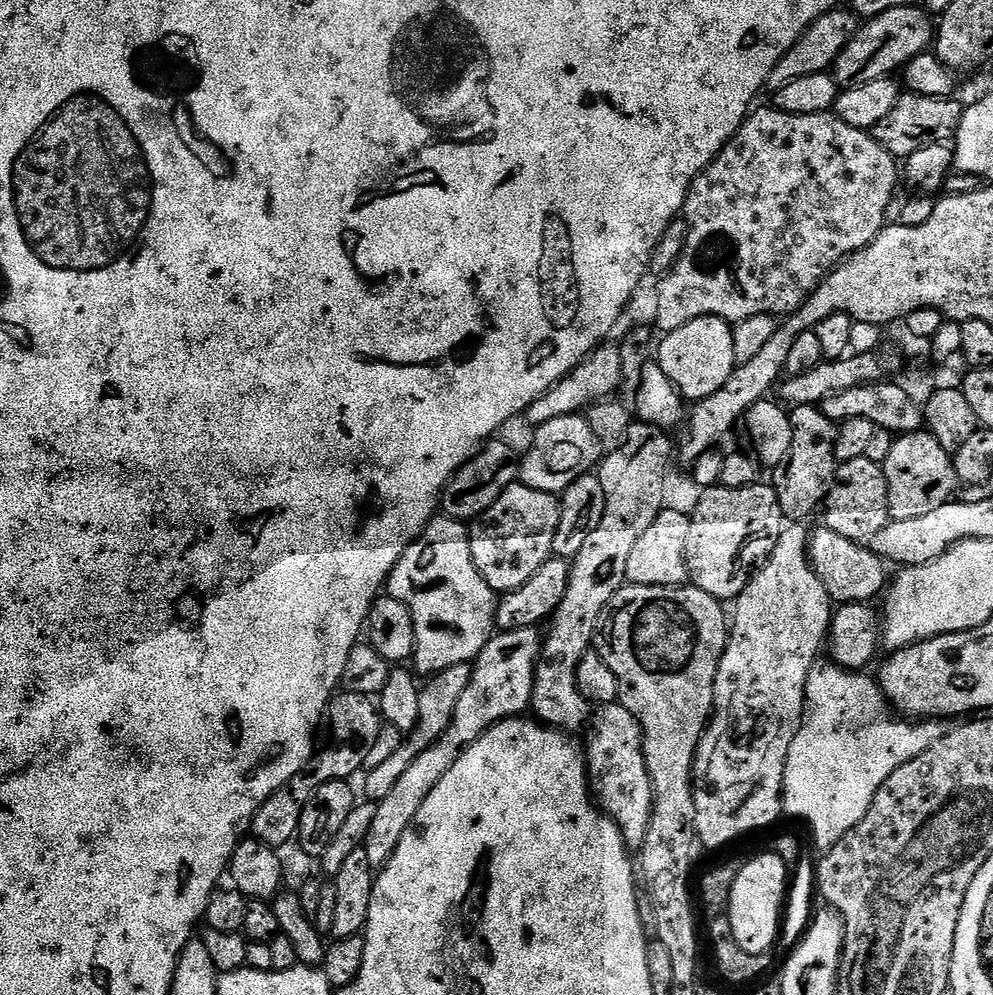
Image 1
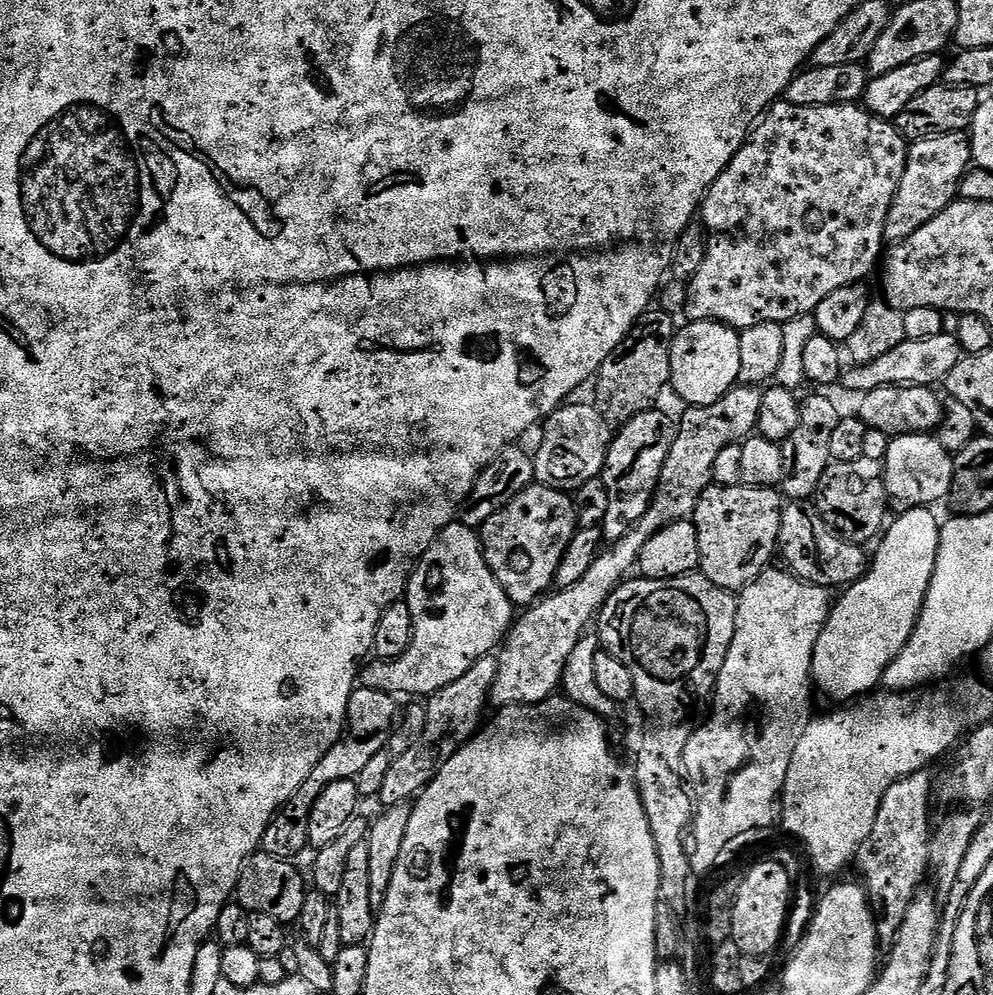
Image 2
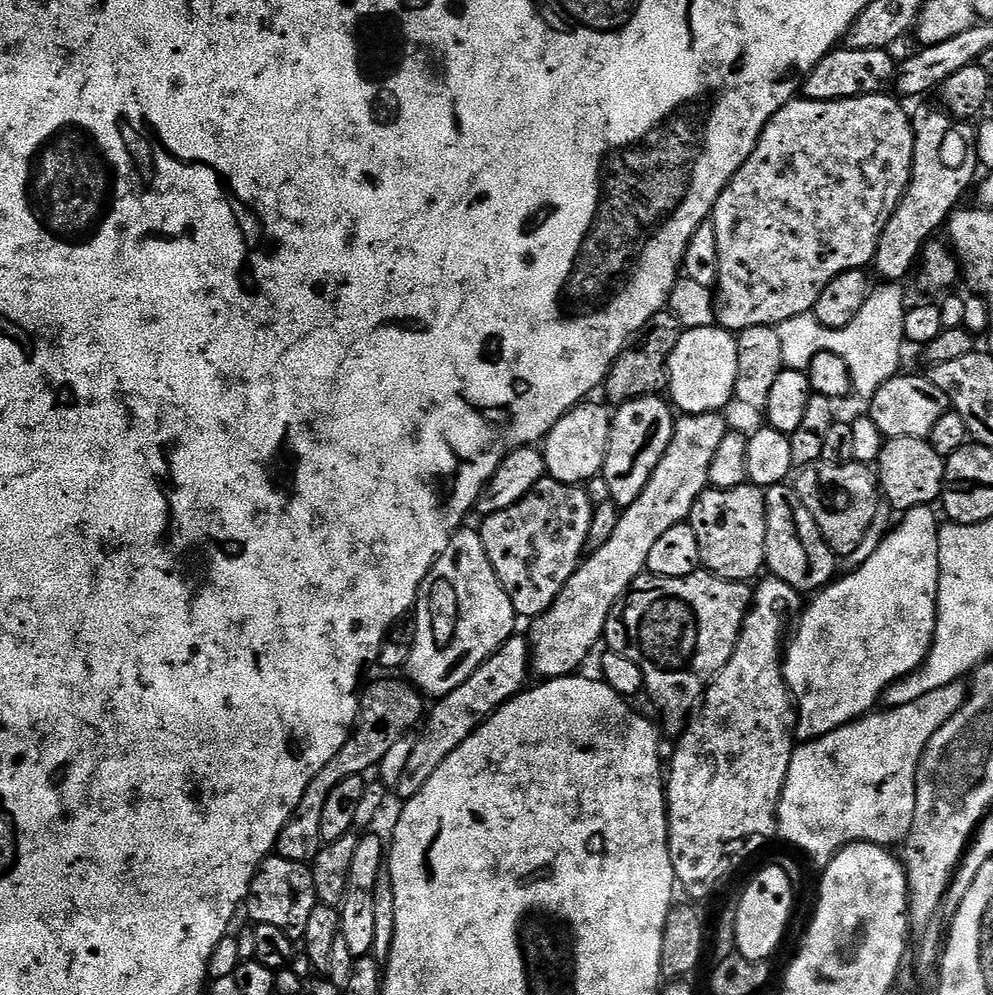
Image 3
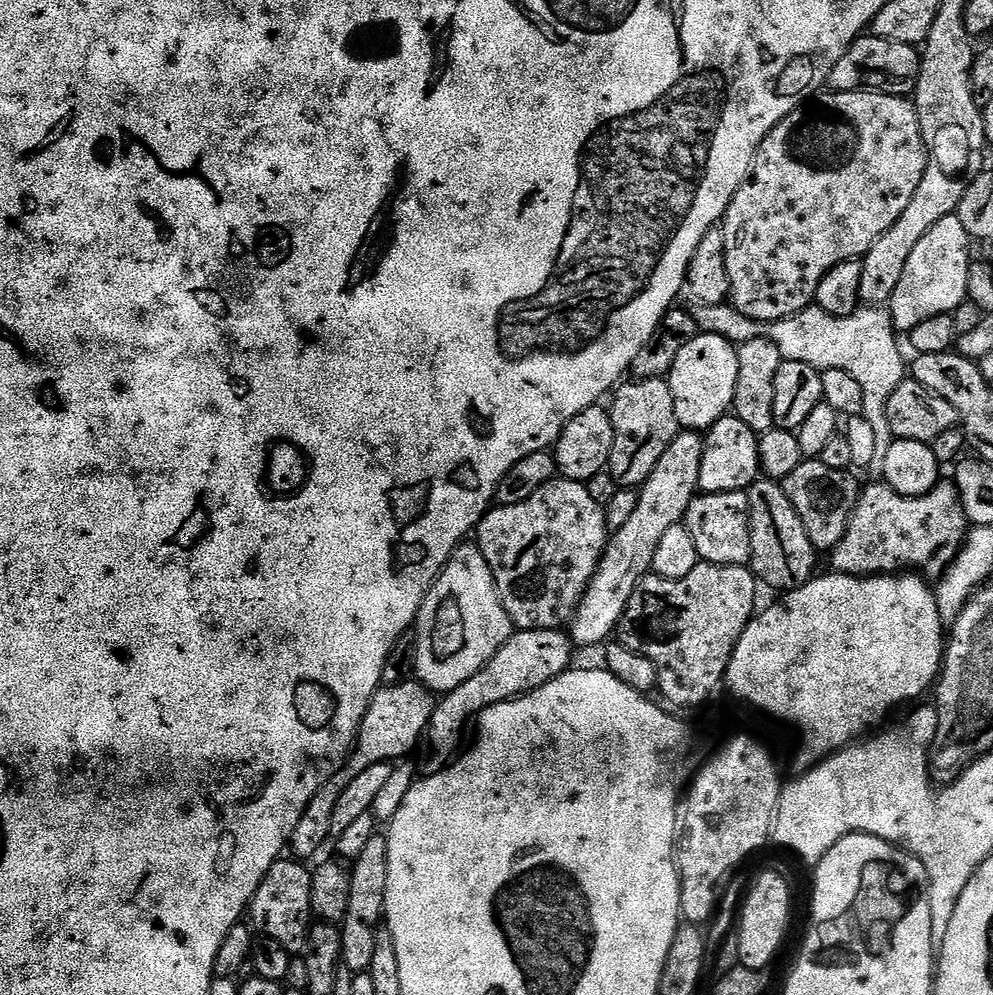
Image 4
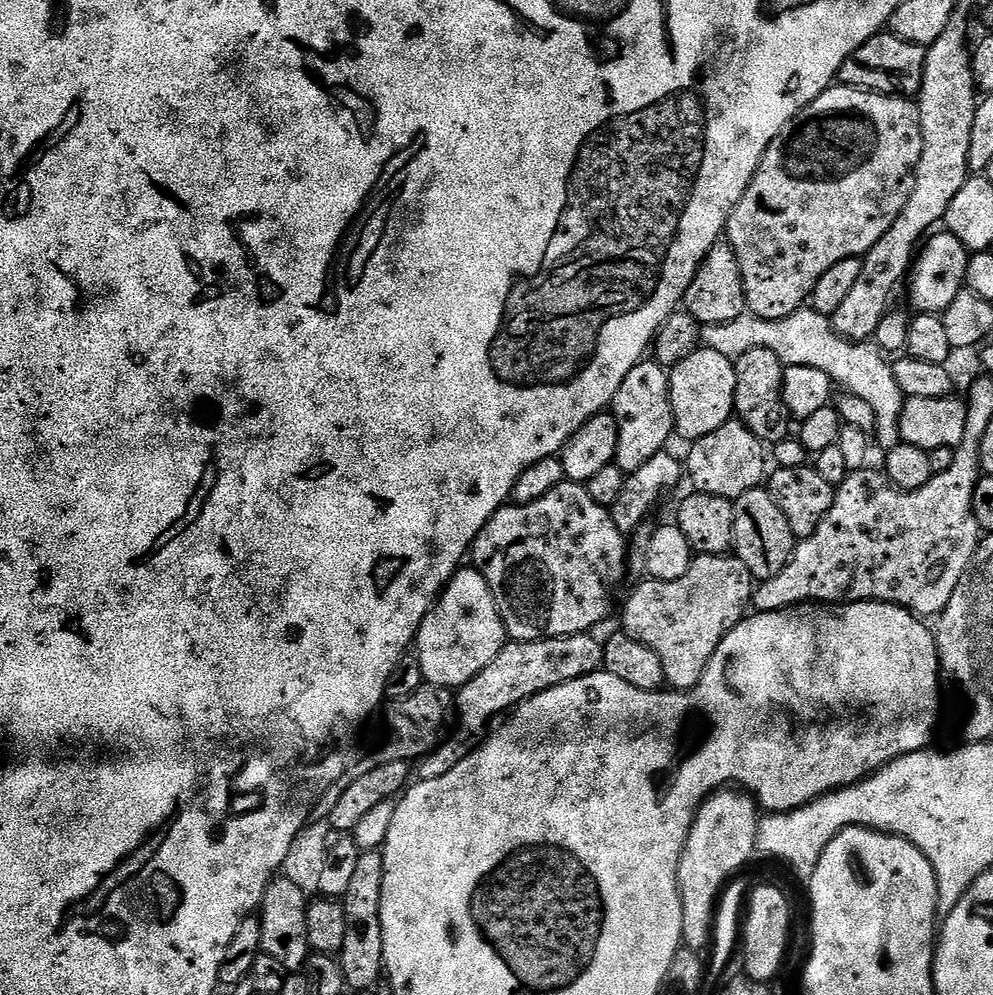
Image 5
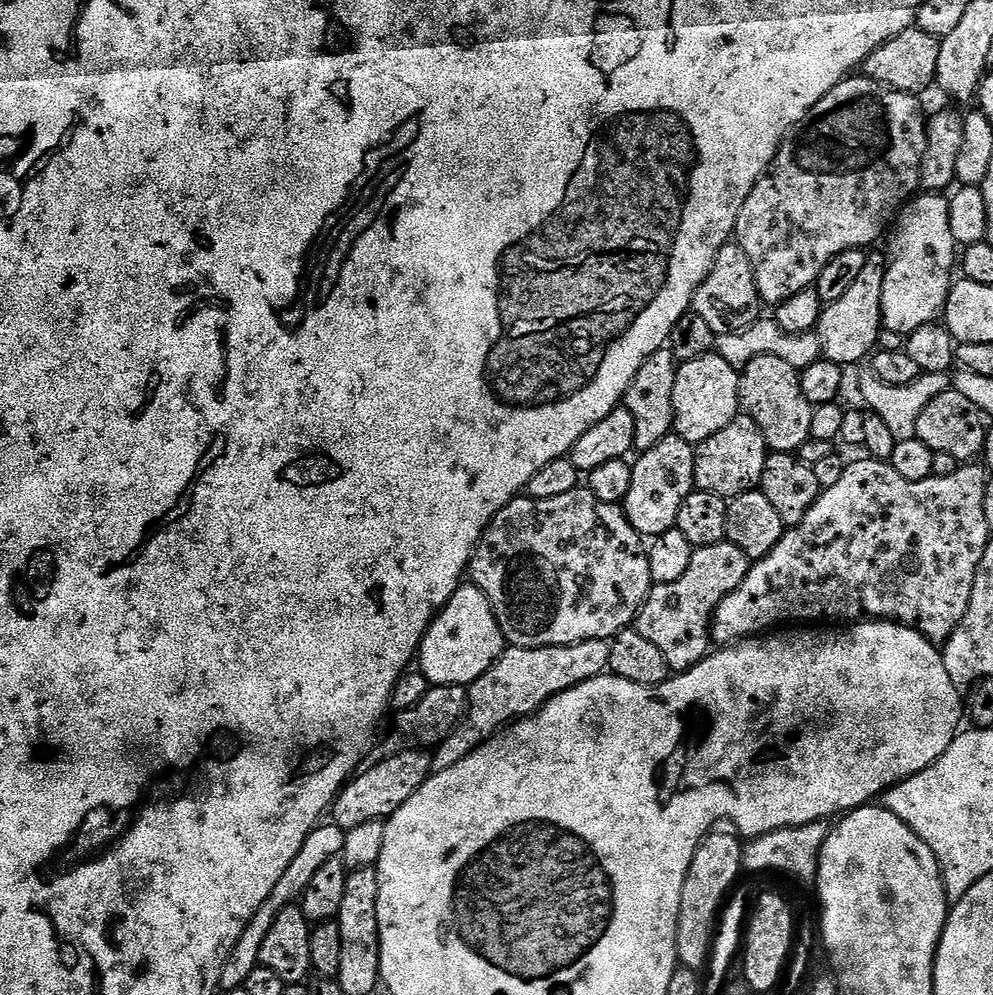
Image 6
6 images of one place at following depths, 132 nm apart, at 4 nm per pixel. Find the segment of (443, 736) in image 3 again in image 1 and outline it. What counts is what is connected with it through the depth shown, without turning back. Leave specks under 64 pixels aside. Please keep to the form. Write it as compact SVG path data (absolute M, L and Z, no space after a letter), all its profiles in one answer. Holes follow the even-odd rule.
M468 662L450 666L449 669L444 669L433 675L427 681L429 684L425 683L421 687L420 720L416 724L416 729L407 733L406 738L401 739L398 750L394 750L394 754L390 754L390 758L386 758L386 762L382 762L382 766L367 769L368 777L364 780L364 792L368 795L365 797L369 801L379 802L384 800L386 794L390 794L390 790L394 790L398 778L402 778L402 774L406 774L410 762L414 762L414 758L418 758L418 754L427 750L435 740L442 738L442 734L452 725L458 700L462 698L462 694L470 686L473 669L473 665Z

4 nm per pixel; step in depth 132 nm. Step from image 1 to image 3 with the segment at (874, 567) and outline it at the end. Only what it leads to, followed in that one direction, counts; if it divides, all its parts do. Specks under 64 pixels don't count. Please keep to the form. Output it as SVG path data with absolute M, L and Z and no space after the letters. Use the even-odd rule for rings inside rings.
M791 483L776 484L764 493L768 507L766 526L766 568L771 575L794 586L802 594L815 594L828 587L837 575L838 557L826 542L818 522L812 517L812 509L792 492Z

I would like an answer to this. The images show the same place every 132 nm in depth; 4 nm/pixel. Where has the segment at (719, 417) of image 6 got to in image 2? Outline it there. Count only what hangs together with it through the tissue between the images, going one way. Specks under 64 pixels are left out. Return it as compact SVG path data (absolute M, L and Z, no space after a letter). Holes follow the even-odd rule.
M694 320L677 331L672 340L670 354L671 391L676 391L688 406L705 408L718 398L722 398L737 387L740 378L740 363L738 362L739 331L729 328L718 320Z

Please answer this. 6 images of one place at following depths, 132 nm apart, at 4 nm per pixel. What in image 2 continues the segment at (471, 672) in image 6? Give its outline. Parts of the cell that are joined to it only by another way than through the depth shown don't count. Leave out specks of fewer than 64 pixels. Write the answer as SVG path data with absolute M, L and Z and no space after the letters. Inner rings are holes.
M459 522L447 524L424 552L424 557L416 561L405 589L404 602L410 606L414 620L410 646L404 656L393 660L369 659L358 676L363 687L393 694L405 692L408 696L430 697L450 682L462 678L462 674L466 674L478 658L495 653L514 623L514 605L486 562L477 529L467 528Z

